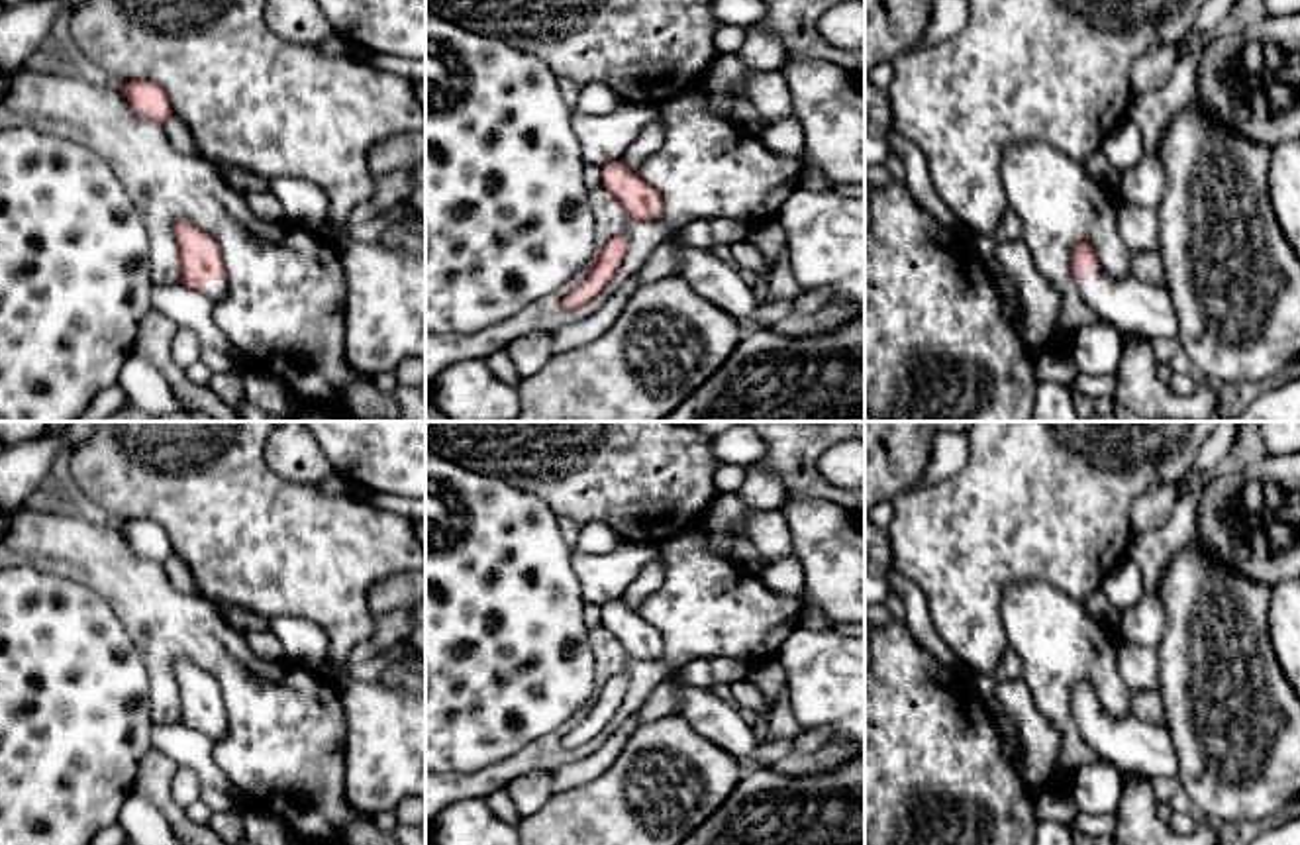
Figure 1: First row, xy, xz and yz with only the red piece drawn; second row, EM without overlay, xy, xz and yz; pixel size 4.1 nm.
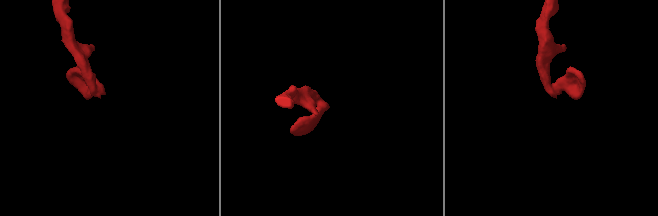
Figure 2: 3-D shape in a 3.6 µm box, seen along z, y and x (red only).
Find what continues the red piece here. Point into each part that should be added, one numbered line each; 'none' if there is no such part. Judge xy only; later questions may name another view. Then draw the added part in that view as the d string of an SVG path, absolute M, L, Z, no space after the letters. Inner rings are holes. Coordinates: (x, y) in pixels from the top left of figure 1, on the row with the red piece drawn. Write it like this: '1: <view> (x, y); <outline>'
1: xy (214, 289); M210 280L206 282L204 294L216 304L224 298L227 290L227 280Z

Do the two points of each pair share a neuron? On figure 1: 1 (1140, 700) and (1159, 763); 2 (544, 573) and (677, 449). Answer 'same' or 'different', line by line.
1: different
2: different

